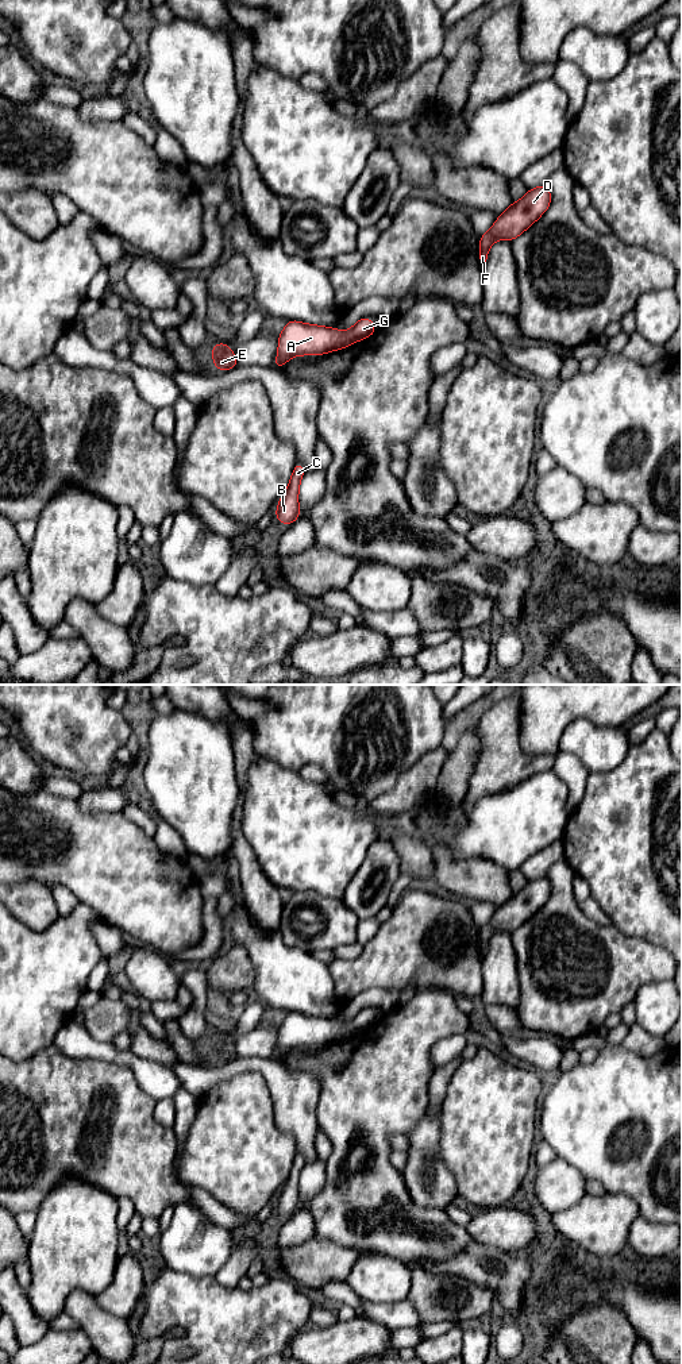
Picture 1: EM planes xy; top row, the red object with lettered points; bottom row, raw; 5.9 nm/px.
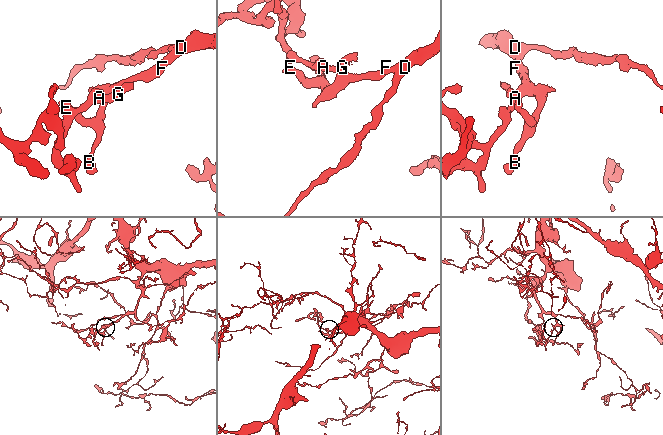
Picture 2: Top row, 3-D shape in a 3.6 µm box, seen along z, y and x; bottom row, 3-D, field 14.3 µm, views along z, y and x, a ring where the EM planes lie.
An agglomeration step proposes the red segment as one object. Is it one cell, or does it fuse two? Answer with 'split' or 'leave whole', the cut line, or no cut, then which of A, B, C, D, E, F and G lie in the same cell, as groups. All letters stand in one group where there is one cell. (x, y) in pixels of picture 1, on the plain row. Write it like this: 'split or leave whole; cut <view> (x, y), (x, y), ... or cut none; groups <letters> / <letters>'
leave whole; cut none; groups A B C D E F G

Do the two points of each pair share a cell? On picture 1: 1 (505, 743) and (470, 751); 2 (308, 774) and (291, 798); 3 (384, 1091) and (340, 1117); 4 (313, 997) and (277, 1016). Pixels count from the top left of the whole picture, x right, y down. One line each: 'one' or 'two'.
1: two
2: two
3: one
4: two

